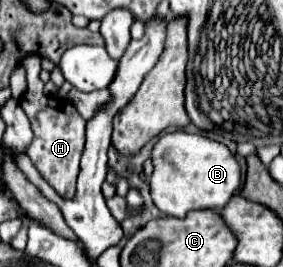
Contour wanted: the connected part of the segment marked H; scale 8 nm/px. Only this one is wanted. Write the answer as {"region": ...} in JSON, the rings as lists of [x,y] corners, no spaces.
{"region":[[[29,55],[22,61],[27,71],[27,91],[21,97],[21,107],[25,115],[29,117],[31,129],[33,129],[33,141],[27,147],[27,155],[35,169],[41,173],[41,177],[61,195],[61,197],[73,197],[75,193],[75,181],[79,173],[79,161],[85,147],[85,119],[79,115],[79,111],[71,103],[63,103],[63,99],[47,97],[43,93],[43,81],[39,79],[39,55]]]}

